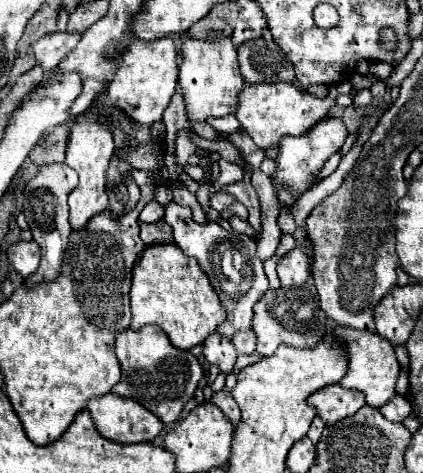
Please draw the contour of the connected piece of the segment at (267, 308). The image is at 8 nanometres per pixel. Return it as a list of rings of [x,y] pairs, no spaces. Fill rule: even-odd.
[[[310,283],[302,287],[284,289],[278,291],[266,291],[262,299],[254,307],[256,315],[252,321],[252,329],[258,335],[258,349],[256,353],[262,357],[270,357],[280,345],[290,345],[296,349],[314,349],[322,337],[328,333],[328,317],[320,309],[320,301],[316,295],[316,287]]]

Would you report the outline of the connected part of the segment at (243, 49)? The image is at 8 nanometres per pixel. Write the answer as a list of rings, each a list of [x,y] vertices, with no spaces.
[[[262,37],[238,47],[238,63],[246,83],[294,81],[294,69],[284,51],[274,41],[266,41]]]

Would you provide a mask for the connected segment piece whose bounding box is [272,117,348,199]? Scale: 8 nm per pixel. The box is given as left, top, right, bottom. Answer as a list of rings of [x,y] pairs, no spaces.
[[[330,117],[330,119],[320,121],[318,125],[314,125],[308,133],[304,133],[300,137],[284,137],[284,141],[280,141],[280,149],[278,149],[278,157],[276,157],[276,173],[272,175],[272,183],[276,187],[288,187],[292,191],[292,195],[298,199],[314,183],[318,183],[318,179],[320,179],[318,173],[322,171],[328,157],[344,145],[346,135],[348,135],[346,125],[340,119]]]

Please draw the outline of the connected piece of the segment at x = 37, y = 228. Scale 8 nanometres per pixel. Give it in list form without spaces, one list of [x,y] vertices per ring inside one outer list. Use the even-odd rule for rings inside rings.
[[[54,163],[54,165],[44,165],[40,171],[24,185],[22,195],[24,195],[24,215],[32,231],[32,239],[40,245],[42,249],[42,261],[38,271],[28,277],[24,283],[28,285],[38,285],[38,283],[50,282],[60,273],[62,265],[62,255],[68,245],[68,235],[72,233],[72,227],[68,223],[68,193],[76,187],[76,171],[68,167],[66,163]]]

